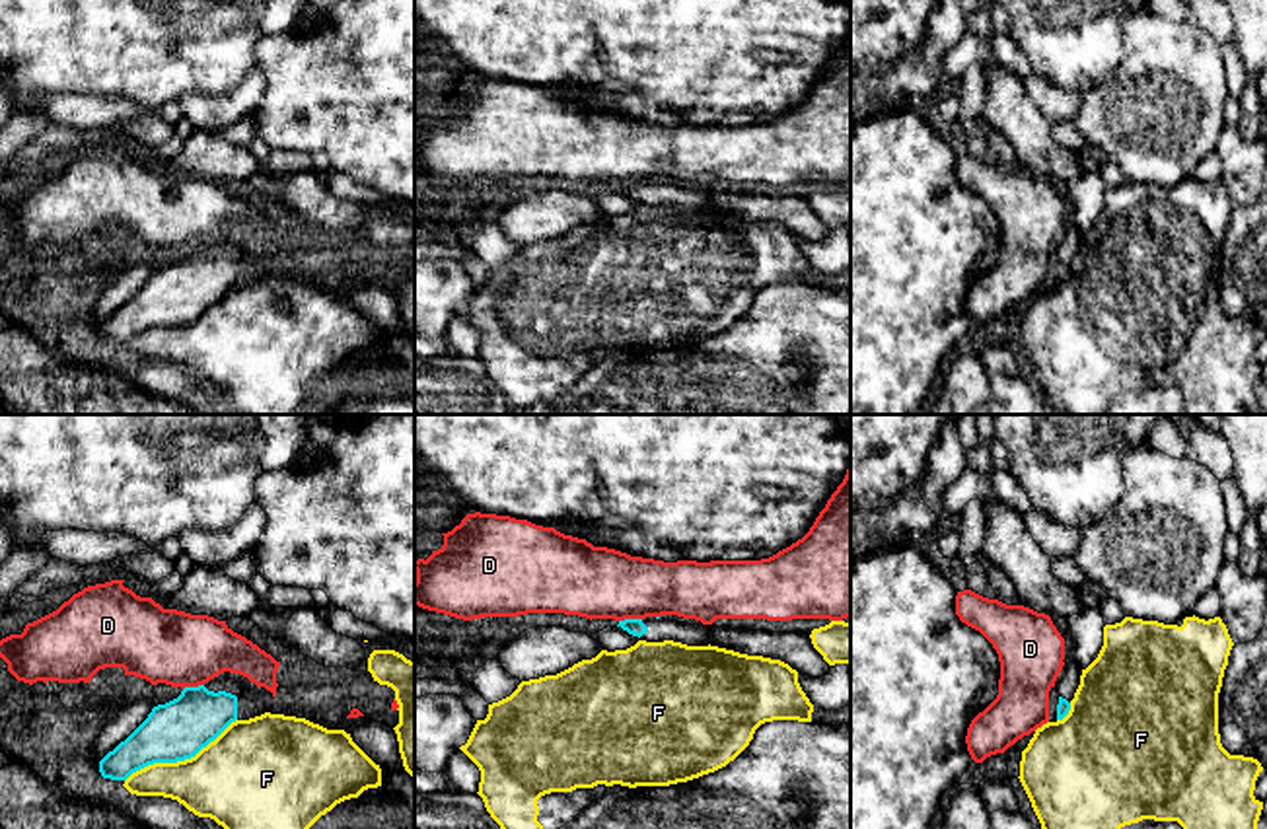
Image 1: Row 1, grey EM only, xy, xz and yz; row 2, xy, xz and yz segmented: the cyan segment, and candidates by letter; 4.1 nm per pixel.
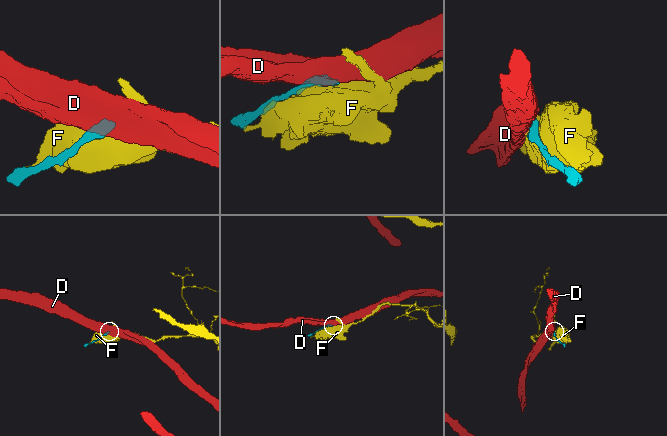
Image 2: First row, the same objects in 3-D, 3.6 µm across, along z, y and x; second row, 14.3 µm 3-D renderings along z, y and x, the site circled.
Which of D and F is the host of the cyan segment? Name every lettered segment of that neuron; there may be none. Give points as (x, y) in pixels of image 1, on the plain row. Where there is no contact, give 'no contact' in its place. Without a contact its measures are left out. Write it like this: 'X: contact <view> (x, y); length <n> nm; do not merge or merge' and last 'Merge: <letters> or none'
D: contact xz (629, 183); length 100 nm; do not merge
F: contact xy (180, 324); length 550 nm; do not merge
Merge: none

